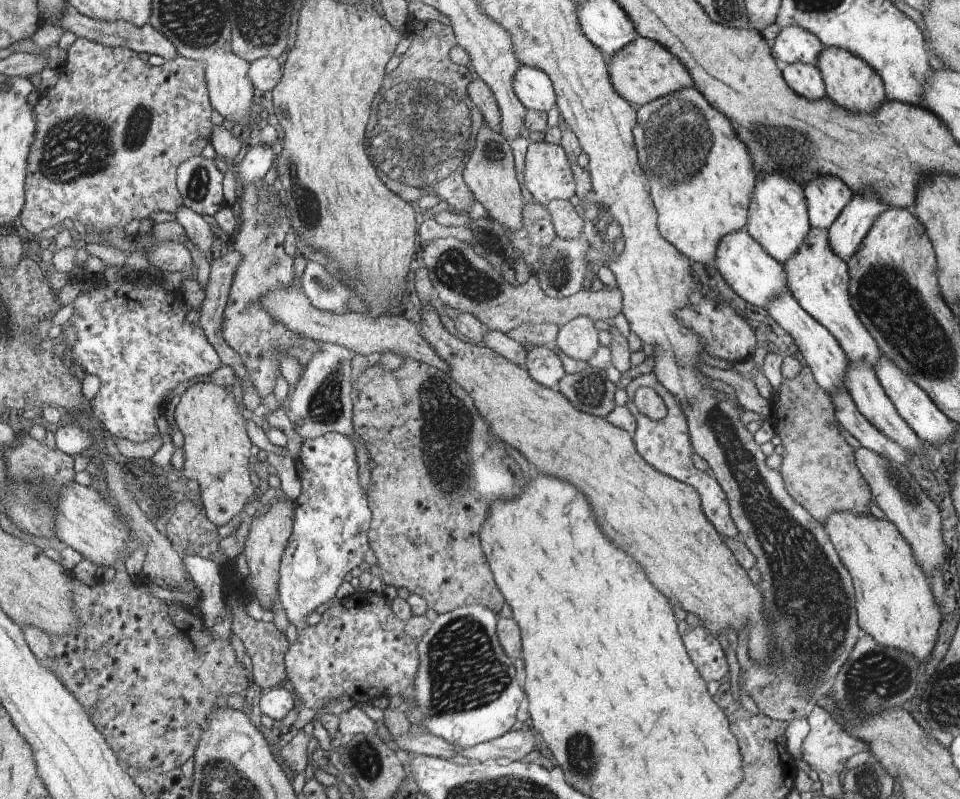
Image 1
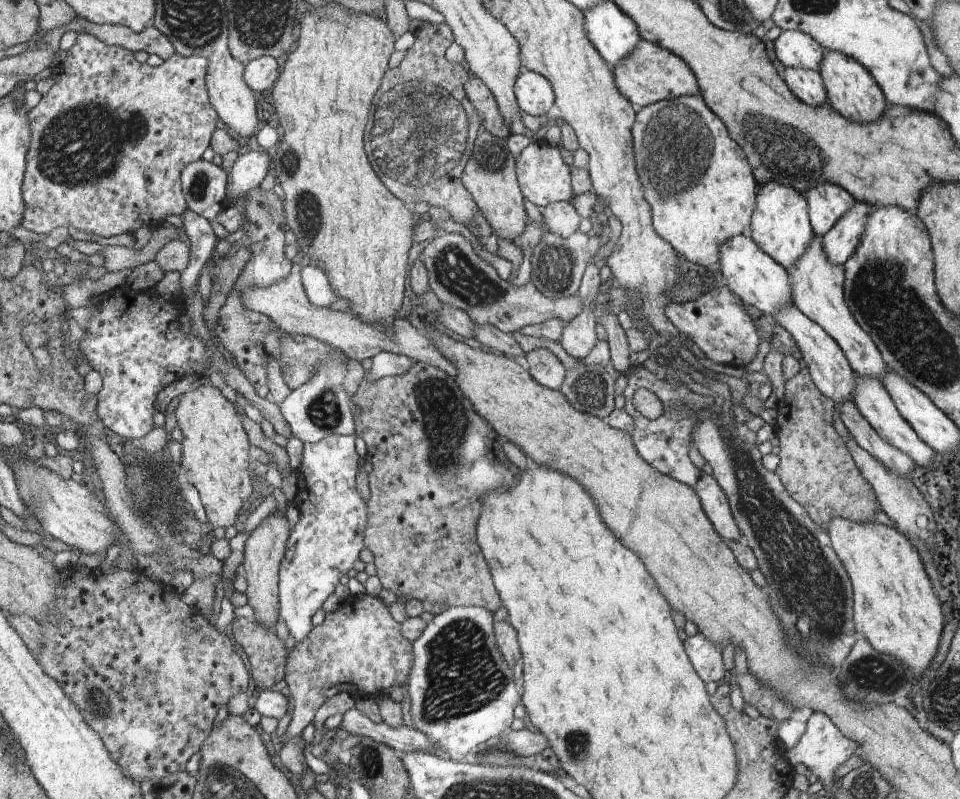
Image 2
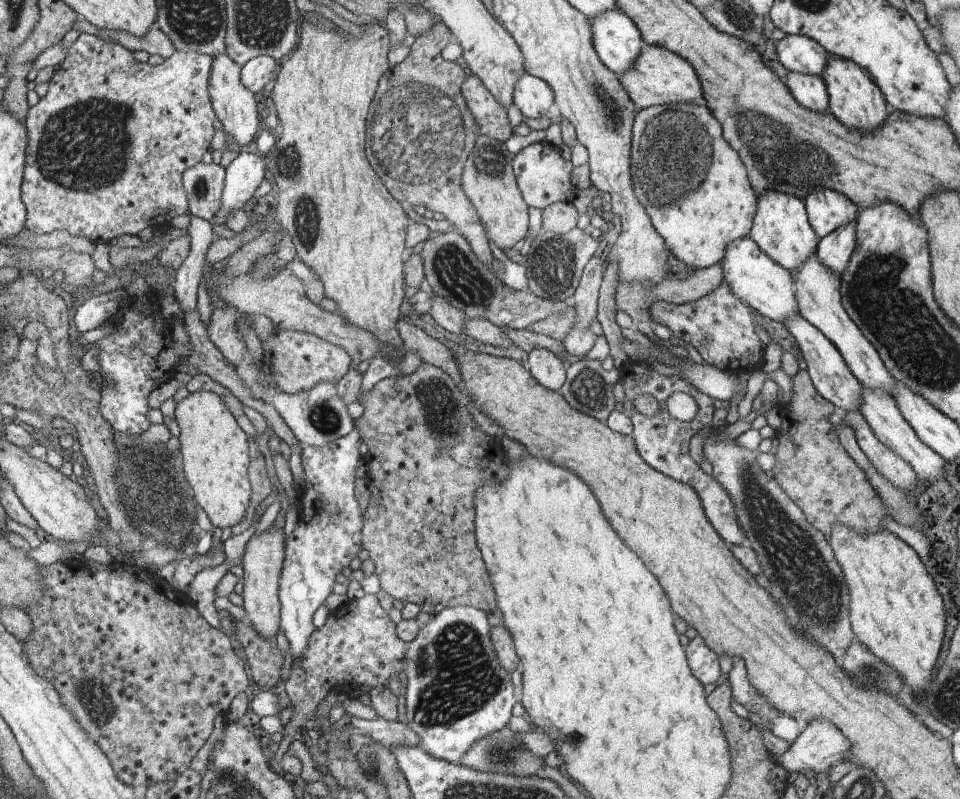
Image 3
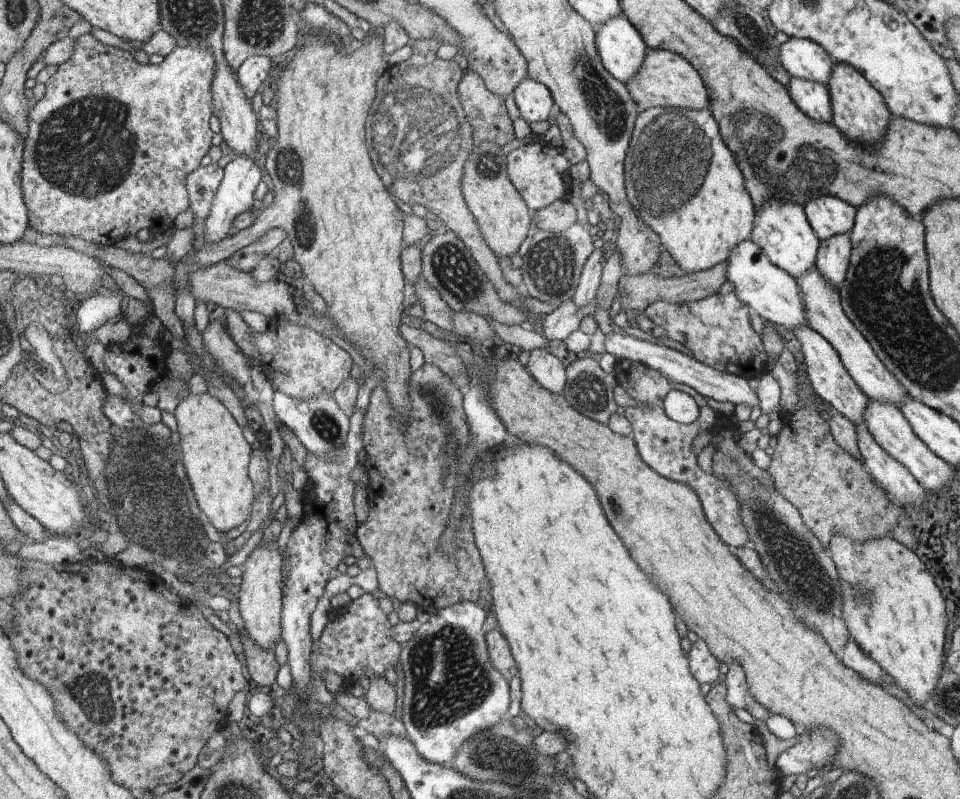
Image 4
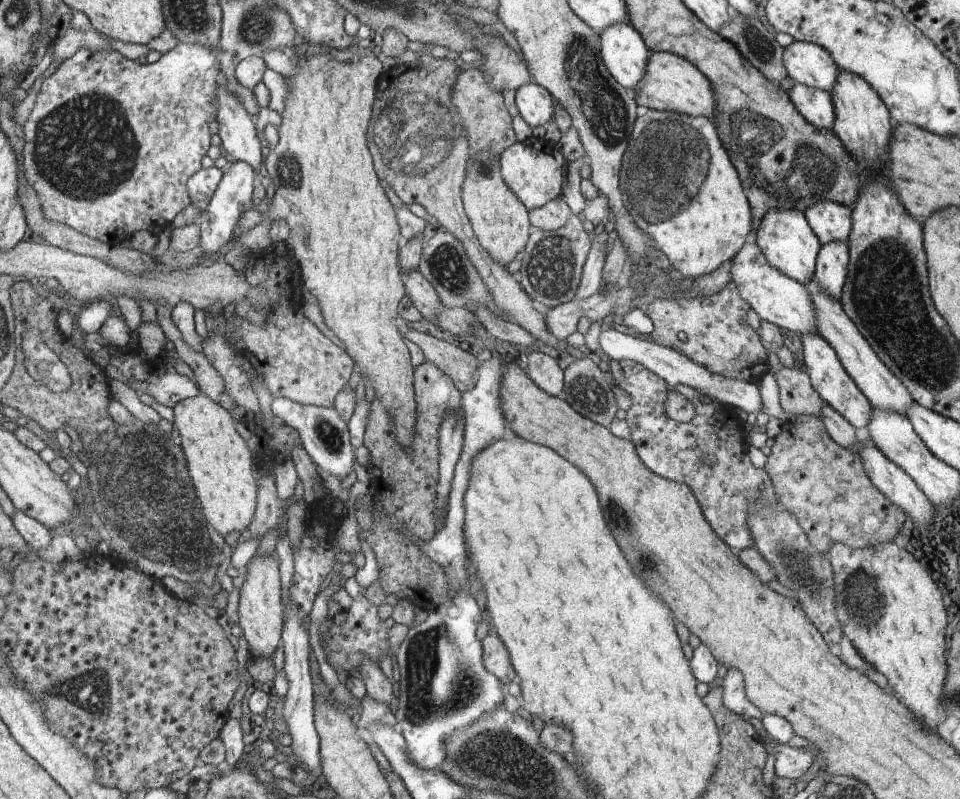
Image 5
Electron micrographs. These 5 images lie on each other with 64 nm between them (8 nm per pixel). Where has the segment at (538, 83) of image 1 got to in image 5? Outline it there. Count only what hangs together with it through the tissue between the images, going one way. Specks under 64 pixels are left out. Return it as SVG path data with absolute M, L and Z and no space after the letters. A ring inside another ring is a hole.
M538 83L524 84L516 91L516 106L524 122L531 128L545 126L553 120L554 99L552 95Z

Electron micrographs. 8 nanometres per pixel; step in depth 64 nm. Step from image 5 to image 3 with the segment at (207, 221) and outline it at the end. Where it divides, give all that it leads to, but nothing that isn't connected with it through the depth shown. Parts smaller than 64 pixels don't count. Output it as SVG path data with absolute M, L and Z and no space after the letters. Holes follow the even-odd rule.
M243 153L227 167L226 184L223 190L223 204L220 207L220 216L212 222L224 225L226 218L234 210L243 209L244 205L250 201L254 192L264 180L266 159L260 154Z

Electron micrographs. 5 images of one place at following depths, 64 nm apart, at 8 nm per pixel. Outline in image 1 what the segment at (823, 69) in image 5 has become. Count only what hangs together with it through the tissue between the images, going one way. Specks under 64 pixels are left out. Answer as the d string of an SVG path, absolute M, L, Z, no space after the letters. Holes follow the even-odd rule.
M784 26L774 39L771 52L776 53L776 58L787 64L804 62L816 65L824 47L812 32L800 26Z

